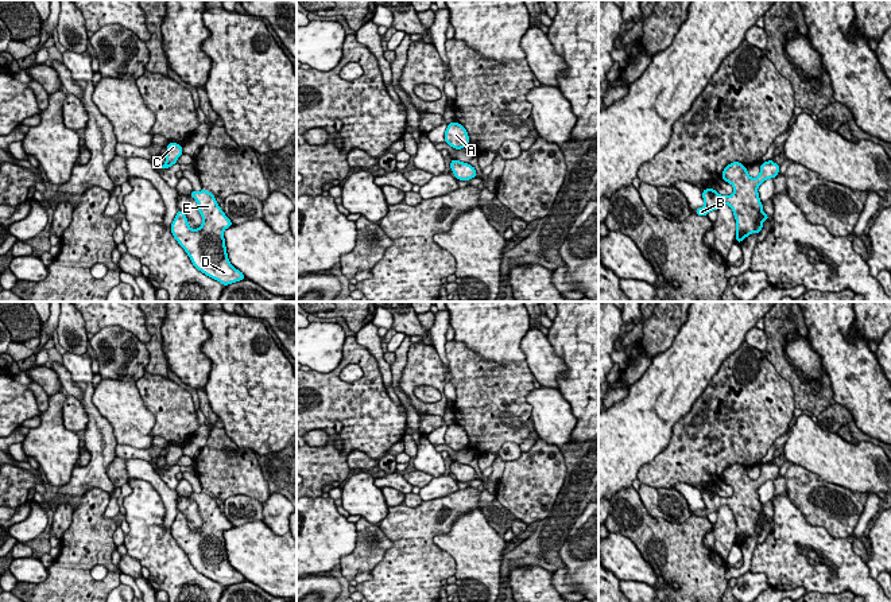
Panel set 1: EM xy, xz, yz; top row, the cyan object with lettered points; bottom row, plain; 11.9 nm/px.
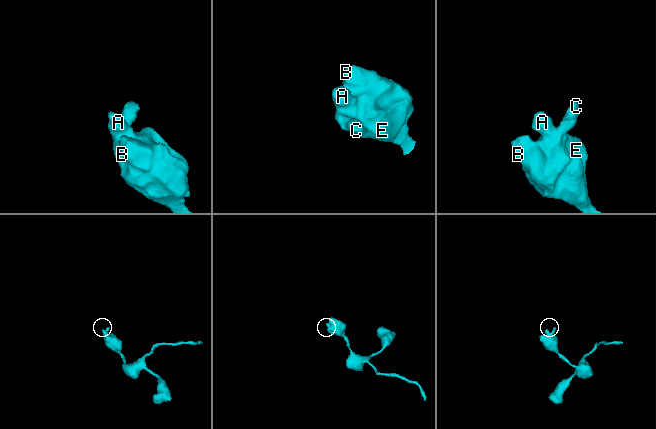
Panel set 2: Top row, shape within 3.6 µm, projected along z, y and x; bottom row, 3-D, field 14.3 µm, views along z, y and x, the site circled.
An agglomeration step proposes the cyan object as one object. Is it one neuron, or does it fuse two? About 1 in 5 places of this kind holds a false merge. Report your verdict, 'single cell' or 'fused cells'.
single cell

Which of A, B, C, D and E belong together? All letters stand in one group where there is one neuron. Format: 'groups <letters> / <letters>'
groups A B C D E

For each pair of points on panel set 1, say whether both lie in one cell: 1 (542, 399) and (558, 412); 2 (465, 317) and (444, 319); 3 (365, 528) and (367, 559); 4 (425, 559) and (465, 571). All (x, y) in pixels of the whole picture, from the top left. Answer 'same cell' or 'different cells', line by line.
1: same cell
2: different cells
3: same cell
4: different cells

